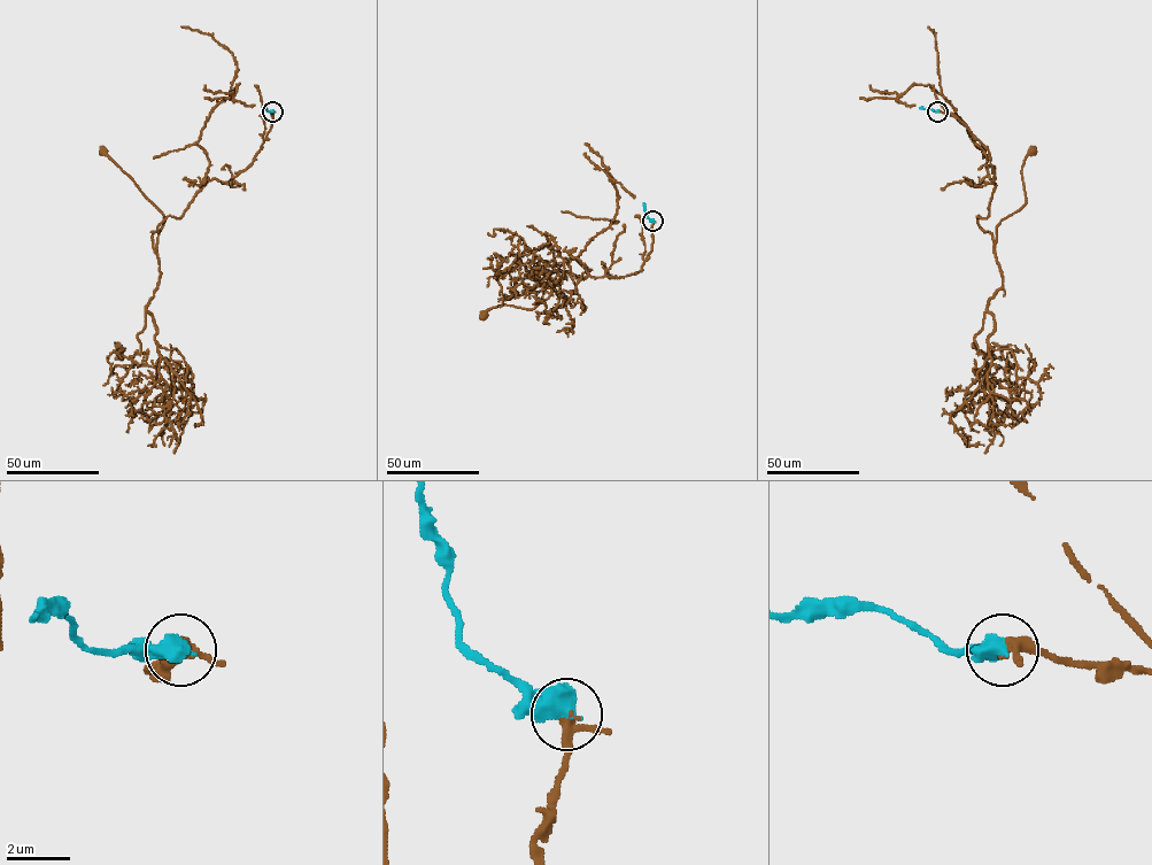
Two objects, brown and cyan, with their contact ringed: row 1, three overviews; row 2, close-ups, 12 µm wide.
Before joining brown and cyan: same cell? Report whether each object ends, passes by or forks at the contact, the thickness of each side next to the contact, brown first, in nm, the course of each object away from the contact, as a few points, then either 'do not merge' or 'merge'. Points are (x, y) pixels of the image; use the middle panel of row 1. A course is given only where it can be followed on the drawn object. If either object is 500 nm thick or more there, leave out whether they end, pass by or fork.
280 nm thick on the brown side, 700 nm on the other; brown runs (652, 221), (652, 250), (636, 272), (582, 279), (540, 261), (532, 272), (544, 285), (541, 301), (484, 314); cyan runs (652, 221), (647, 216), (643, 202); merge

